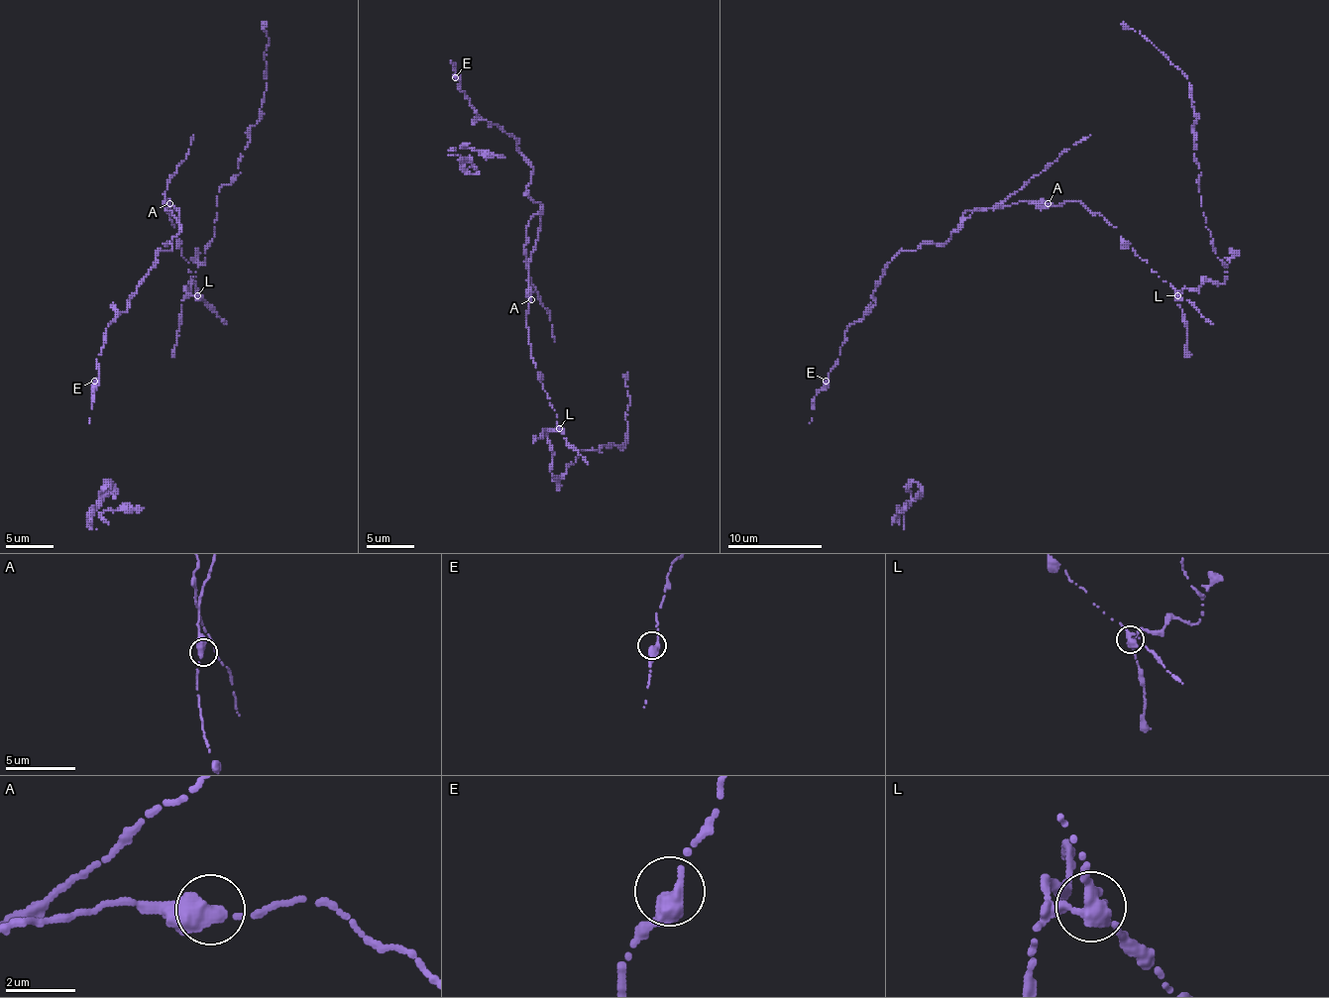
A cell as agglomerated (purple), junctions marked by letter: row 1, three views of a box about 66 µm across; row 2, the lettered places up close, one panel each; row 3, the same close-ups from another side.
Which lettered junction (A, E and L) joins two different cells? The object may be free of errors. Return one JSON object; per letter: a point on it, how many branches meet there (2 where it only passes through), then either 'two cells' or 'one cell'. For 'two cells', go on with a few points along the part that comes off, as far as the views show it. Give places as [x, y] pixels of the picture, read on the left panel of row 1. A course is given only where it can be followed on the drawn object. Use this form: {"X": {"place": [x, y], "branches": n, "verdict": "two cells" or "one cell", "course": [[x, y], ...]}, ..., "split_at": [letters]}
{"A": {"place": [169, 203], "branches": 2, "verdict": "one cell"}, "E": {"place": [94, 381], "branches": 2, "verdict": "one cell"}, "L": {"place": [197, 295], "branches": 2, "verdict": "two cells", "course": [[198, 295], [186, 288], [214, 237], [219, 189], [241, 172], [241, 154], [260, 114], [267, 24]]}, "split_at": ["L"]}

